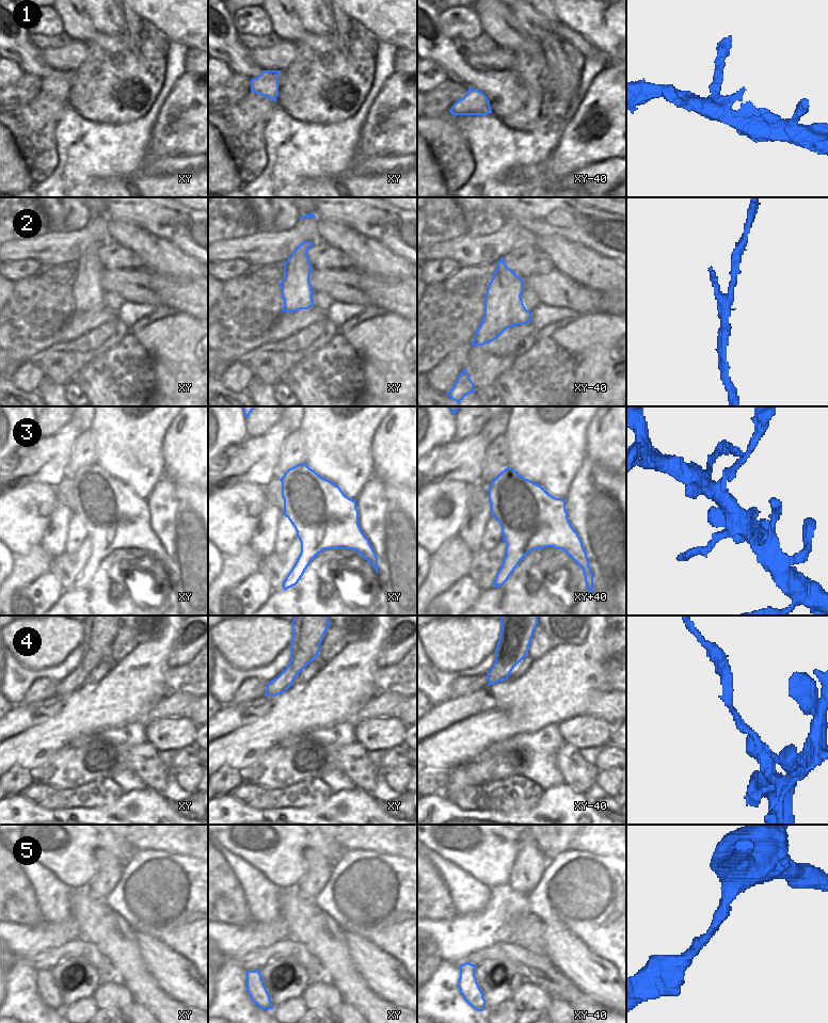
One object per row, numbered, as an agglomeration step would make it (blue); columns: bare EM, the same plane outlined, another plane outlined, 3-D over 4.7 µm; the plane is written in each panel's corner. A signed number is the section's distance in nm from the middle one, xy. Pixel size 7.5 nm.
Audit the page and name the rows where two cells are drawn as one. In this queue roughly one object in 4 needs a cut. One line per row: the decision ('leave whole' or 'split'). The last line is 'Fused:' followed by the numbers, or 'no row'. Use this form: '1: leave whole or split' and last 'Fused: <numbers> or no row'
1: leave whole
2: leave whole
3: leave whole
4: split
5: leave whole
Fused: 4

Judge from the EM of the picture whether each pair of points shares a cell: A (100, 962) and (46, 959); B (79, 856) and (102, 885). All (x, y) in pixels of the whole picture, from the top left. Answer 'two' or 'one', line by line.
A: one
B: two

